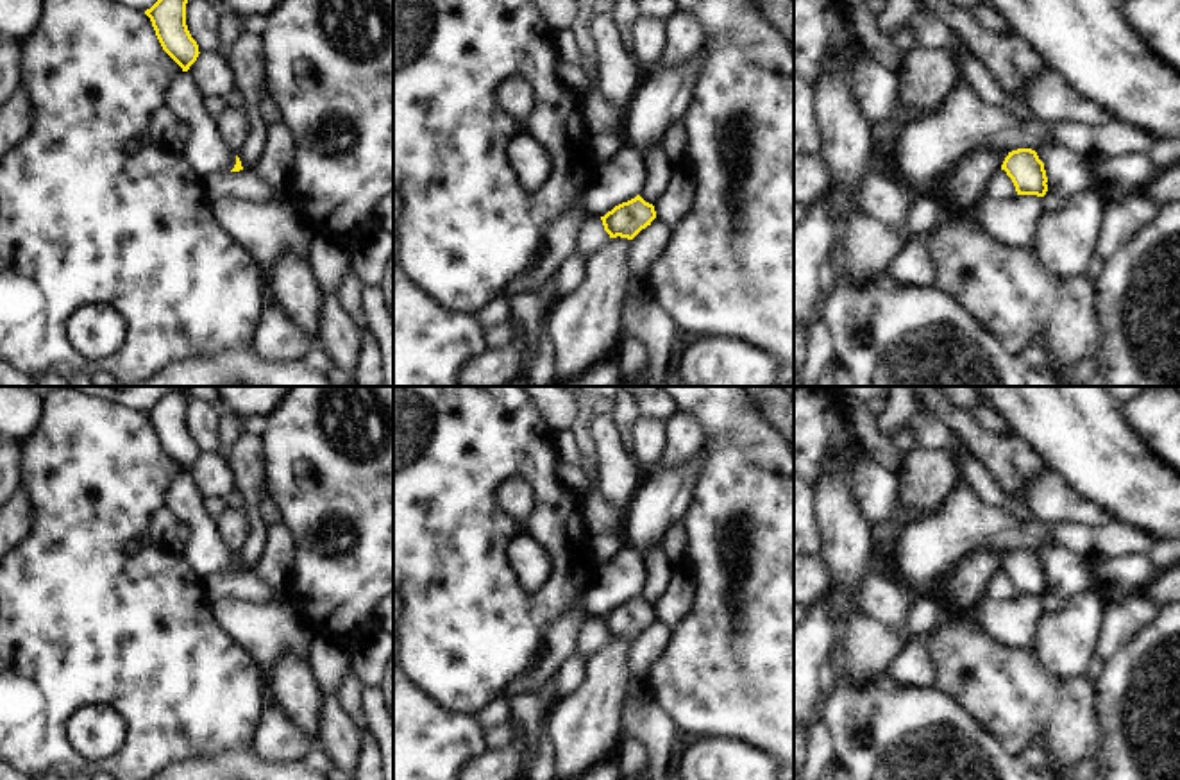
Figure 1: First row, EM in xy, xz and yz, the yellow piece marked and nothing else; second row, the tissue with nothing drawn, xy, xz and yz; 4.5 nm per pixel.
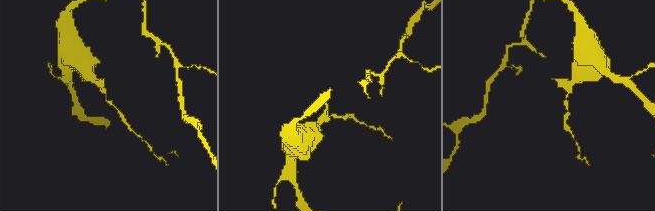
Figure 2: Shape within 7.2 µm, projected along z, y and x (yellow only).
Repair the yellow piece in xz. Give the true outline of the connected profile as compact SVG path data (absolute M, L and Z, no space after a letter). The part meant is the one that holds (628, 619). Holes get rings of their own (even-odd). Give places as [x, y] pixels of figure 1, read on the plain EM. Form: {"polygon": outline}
{"polygon": "M640 596L635 599L615 606L604 617L601 617L604 632L610 639L628 639L633 640L642 630L651 626L656 619L654 606L645 603Z"}

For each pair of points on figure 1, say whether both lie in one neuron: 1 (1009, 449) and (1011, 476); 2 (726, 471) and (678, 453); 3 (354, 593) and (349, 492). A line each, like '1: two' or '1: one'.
1: one
2: two
3: one

